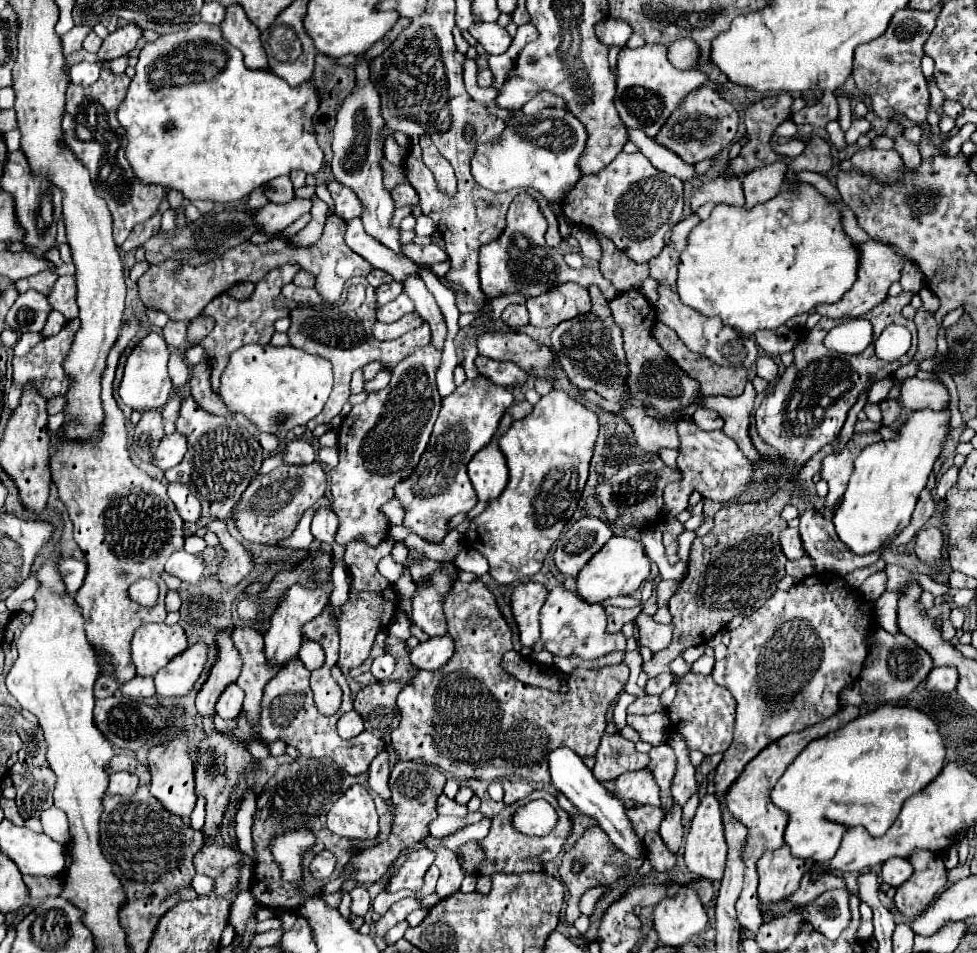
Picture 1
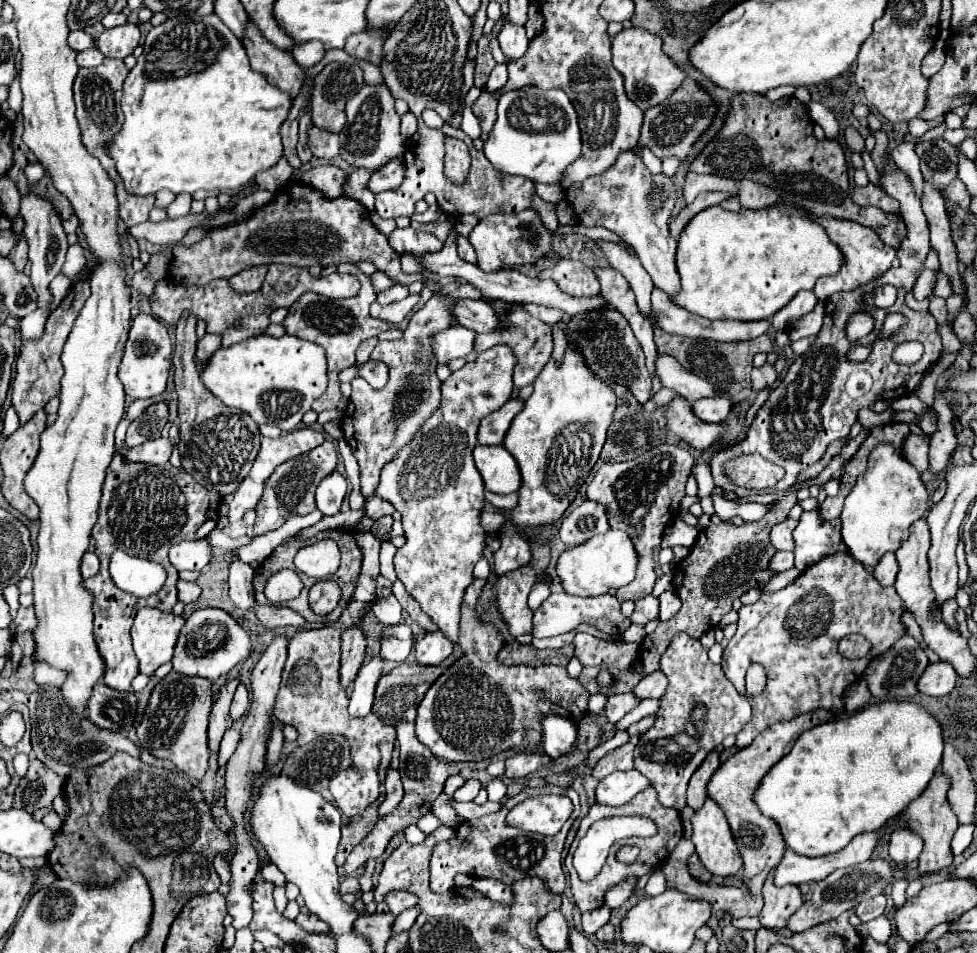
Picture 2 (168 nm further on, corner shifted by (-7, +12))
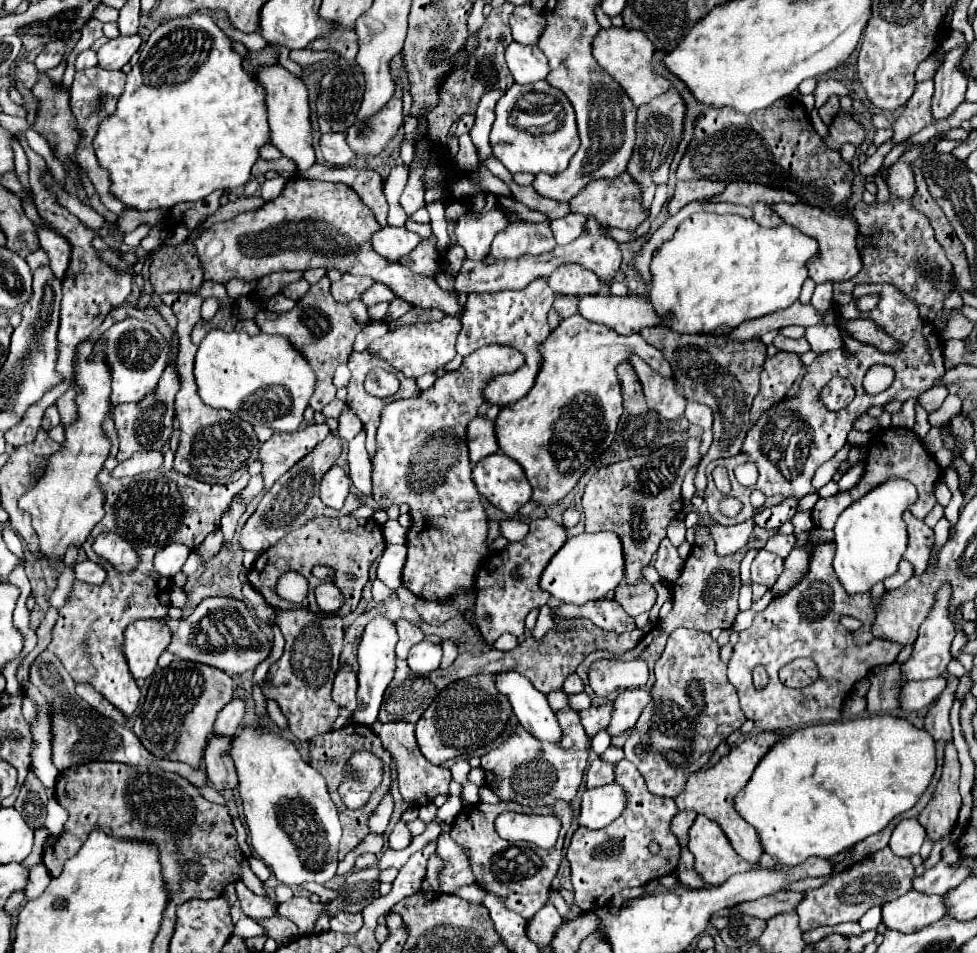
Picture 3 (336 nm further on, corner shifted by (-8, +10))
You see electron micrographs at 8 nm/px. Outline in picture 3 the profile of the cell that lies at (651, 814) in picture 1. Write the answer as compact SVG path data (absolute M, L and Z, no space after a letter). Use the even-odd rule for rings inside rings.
M621 759L617 763L615 781L625 787L625 793L629 795L629 807L625 807L623 815L615 819L609 827L579 827L573 833L571 845L567 849L575 905L583 913L597 911L609 905L611 897L625 887L641 887L651 879L659 879L663 875L673 873L679 863L679 841L671 831L671 821L677 815L675 801L651 795L647 791L643 775L627 759ZM653 841L659 845L659 853L649 851L649 845Z

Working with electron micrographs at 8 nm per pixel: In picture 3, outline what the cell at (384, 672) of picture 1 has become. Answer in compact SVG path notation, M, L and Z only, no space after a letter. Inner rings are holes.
M399 619L399 621L395 623L395 627L397 627L397 633L399 633L399 643L397 643L395 653L397 653L399 659L407 659L409 649L411 649L415 643L423 641L423 639L425 639L425 633L423 633L417 625L409 623L407 619Z

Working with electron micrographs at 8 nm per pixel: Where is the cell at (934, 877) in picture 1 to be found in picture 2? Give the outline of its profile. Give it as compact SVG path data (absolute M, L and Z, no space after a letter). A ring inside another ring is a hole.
M936 773L936 777L932 777L932 781L928 783L928 789L916 799L912 801L904 813L900 813L900 819L916 833L920 833L922 841L924 841L924 849L920 853L920 865L918 865L918 871L920 873L932 873L932 871L938 871L938 869L946 869L952 865L952 851L950 851L950 841L952 841L952 835L956 833L958 829L958 817L954 815L952 807L948 805L948 777L944 777L944 773Z

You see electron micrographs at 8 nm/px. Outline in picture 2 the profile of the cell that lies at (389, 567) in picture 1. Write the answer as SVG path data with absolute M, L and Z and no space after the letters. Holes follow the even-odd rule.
M494 345L478 353L474 363L464 363L462 369L444 379L436 413L428 417L416 439L384 465L376 489L378 497L390 501L402 513L406 545L394 555L396 575L452 643L458 643L462 595L474 581L472 569L486 545L486 533L480 525L484 485L472 459L476 431L482 417L500 409L510 399L514 365L512 349L508 345Z

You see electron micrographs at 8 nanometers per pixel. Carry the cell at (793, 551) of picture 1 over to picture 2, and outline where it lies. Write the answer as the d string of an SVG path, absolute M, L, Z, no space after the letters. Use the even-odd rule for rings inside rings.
M786 519L786 521L778 523L776 527L772 527L772 531L770 531L770 543L772 543L772 547L782 549L782 551L792 551L794 549L792 531L794 531L796 525L798 525L798 521Z

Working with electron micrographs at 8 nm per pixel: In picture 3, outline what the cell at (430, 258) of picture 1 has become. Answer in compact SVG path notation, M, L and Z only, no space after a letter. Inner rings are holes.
M383 227L371 239L373 249L389 261L397 261L409 255L421 241L421 235L411 233L405 227Z

